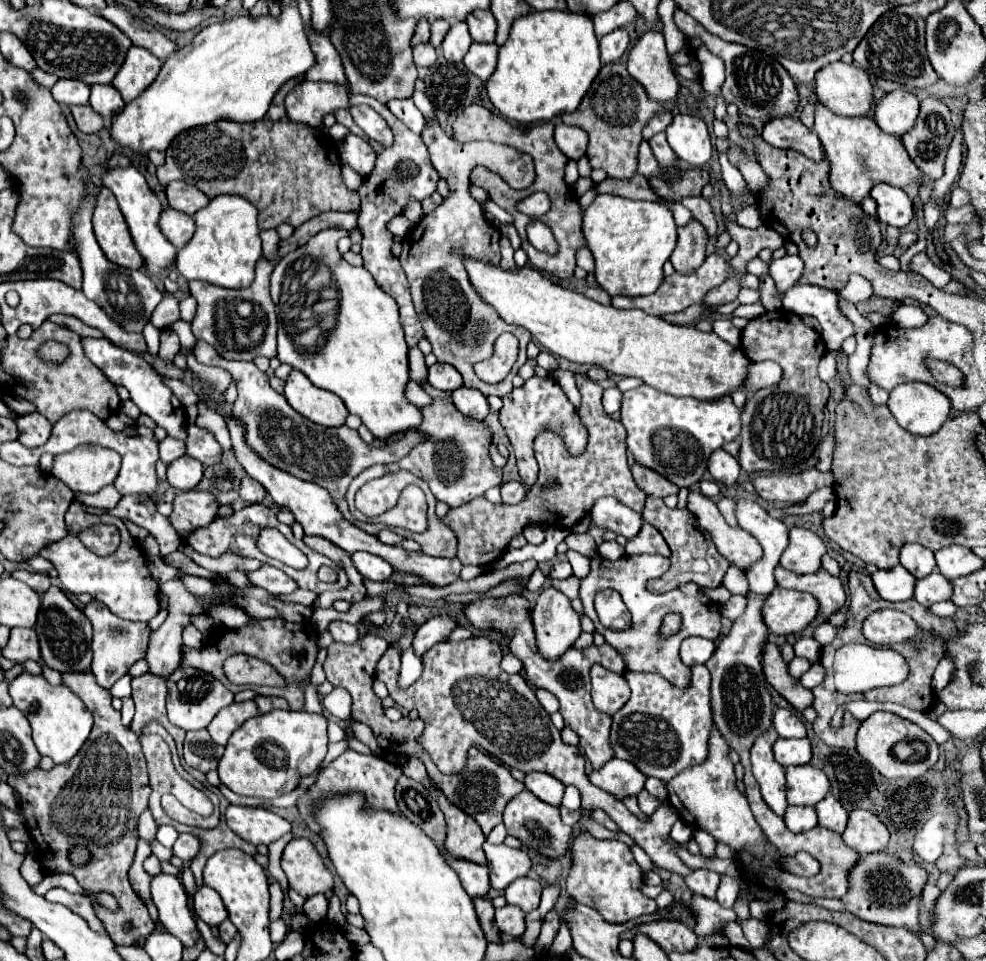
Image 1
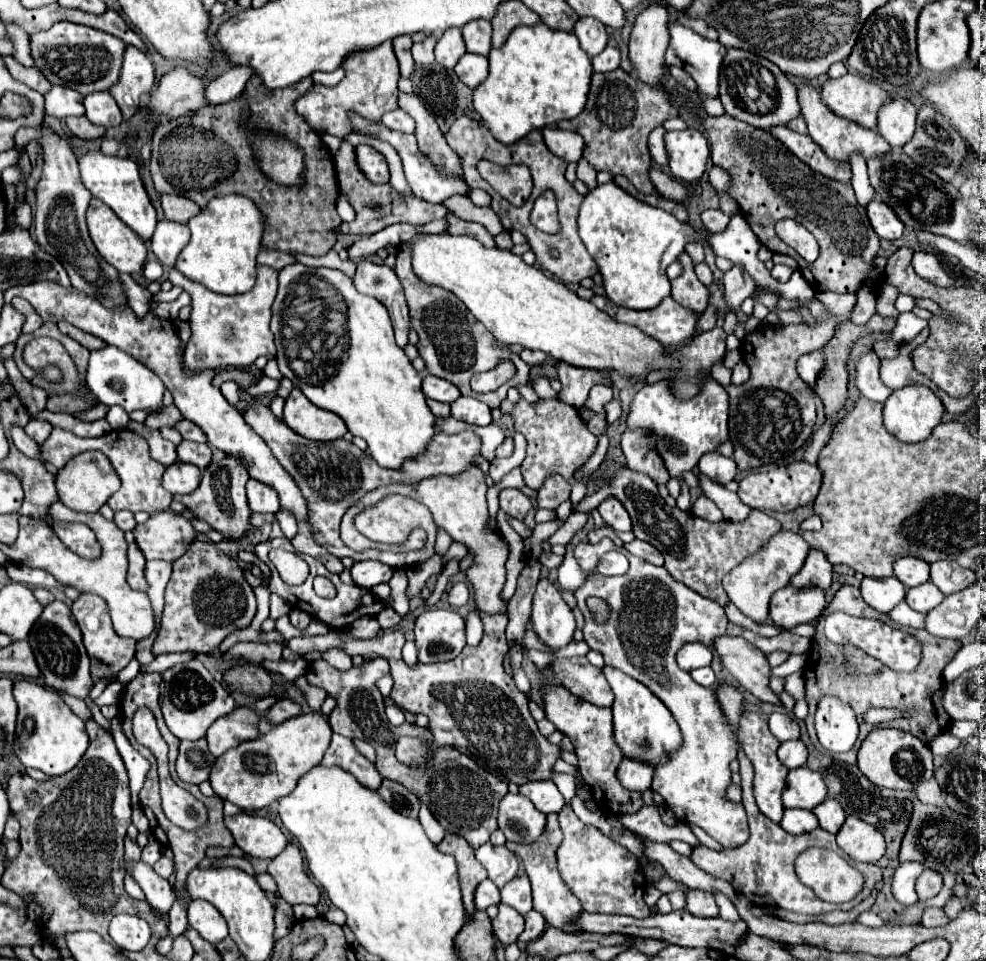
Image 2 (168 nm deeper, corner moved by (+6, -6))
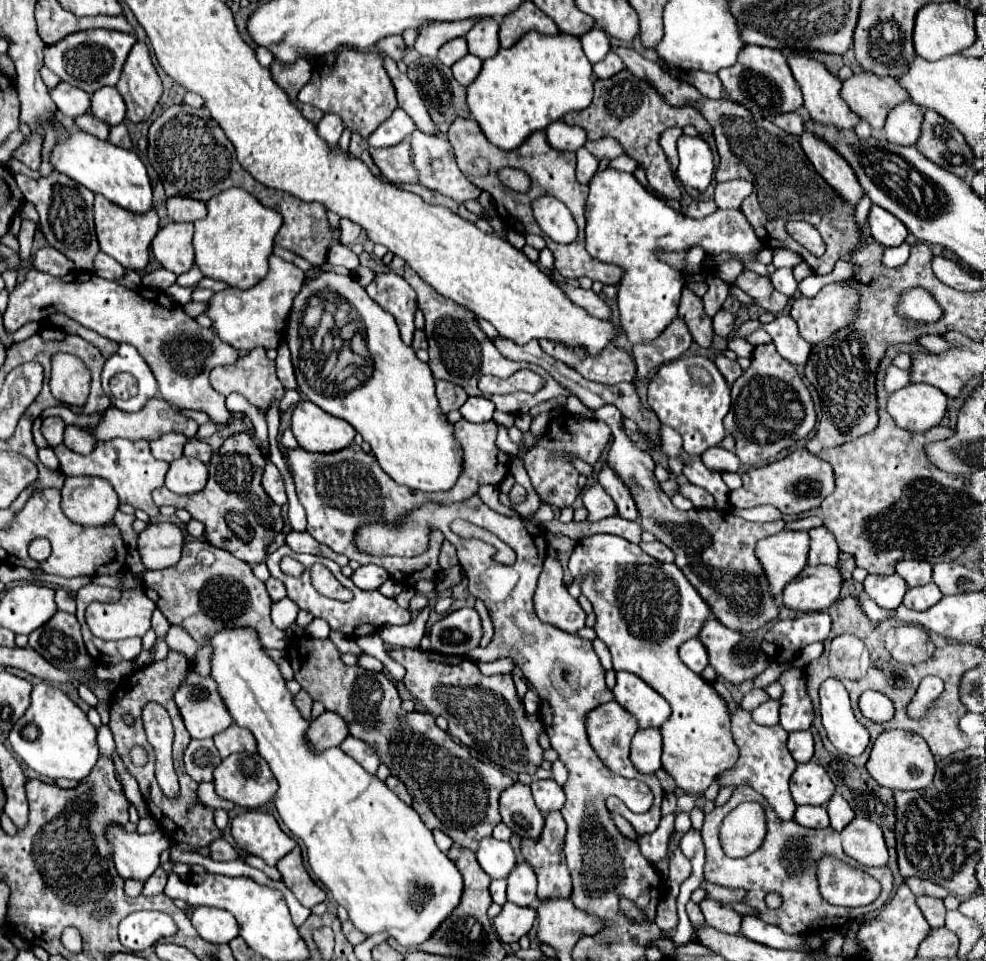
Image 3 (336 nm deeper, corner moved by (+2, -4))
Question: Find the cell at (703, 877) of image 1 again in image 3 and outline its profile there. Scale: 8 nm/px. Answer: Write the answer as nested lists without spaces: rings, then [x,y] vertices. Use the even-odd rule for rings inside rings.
[[[704,899],[700,903],[700,909],[704,913],[706,925],[710,925],[710,927],[714,927],[718,931],[730,933],[730,935],[740,933],[742,915],[736,913],[732,907],[726,907],[726,905],[722,905],[718,901],[712,901],[712,899]]]

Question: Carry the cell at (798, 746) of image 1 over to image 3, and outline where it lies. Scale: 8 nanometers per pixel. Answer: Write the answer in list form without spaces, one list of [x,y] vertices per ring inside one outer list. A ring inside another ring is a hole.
[[[794,731],[788,735],[788,749],[798,763],[808,763],[814,753],[814,739],[810,731]]]

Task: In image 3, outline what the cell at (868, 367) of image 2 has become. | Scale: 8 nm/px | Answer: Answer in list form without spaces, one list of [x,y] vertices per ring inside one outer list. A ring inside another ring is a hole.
[[[888,367],[888,373],[886,373],[886,379],[884,379],[884,385],[888,389],[888,393],[892,391],[898,391],[902,387],[906,387],[910,383],[910,373],[904,371],[904,369],[898,369],[898,367]]]

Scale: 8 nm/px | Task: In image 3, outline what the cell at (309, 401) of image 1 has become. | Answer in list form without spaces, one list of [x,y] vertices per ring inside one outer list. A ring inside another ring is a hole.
[[[300,401],[292,413],[292,433],[310,453],[334,453],[350,447],[356,437],[356,429],[322,411],[310,401]]]

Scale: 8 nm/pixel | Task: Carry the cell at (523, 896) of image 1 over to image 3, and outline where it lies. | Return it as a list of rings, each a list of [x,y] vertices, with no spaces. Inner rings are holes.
[[[522,861],[510,871],[508,901],[516,903],[520,907],[530,907],[532,903],[536,903],[536,875],[534,875],[530,863]]]

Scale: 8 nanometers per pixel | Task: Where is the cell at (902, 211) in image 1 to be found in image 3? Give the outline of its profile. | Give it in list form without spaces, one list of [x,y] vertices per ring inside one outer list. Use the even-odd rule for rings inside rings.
[[[872,205],[868,215],[868,225],[872,229],[872,237],[884,247],[898,247],[904,243],[908,231],[900,219],[886,213],[882,207]]]

